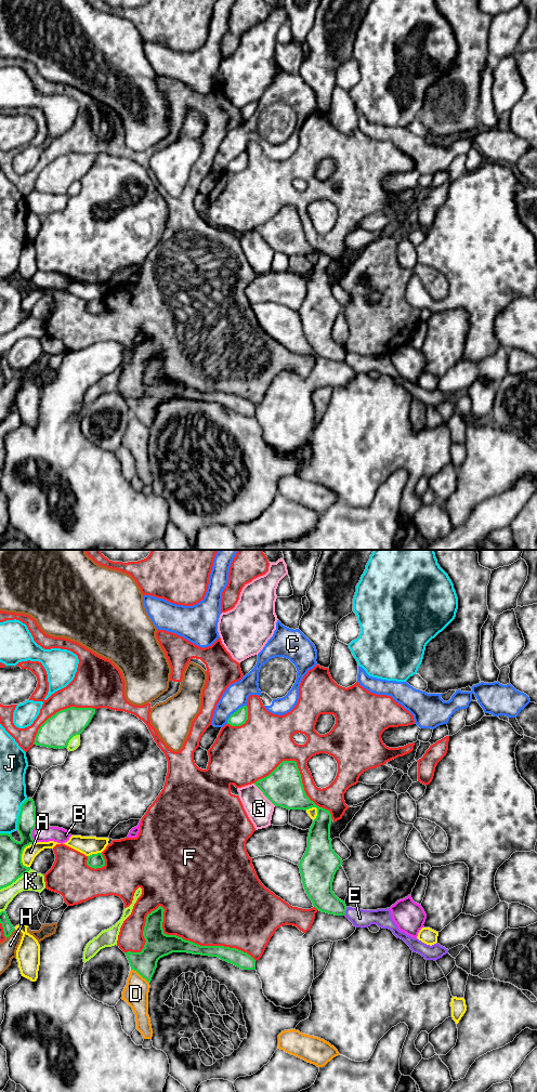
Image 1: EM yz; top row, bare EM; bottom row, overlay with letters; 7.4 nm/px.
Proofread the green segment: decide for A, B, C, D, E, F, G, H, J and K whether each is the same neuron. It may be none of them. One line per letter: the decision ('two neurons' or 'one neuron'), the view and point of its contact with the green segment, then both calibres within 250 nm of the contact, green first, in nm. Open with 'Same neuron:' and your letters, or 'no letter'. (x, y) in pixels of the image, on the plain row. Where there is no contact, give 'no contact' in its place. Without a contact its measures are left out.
Same neuron: C
A: two neurons; meets green in yz at (22, 298); 180 nm thick on the green side, 100 nm on the other
B: two neurons; meets green in yz at (31, 278); 170 nm thick on the green side, 130 nm on the other
C: one neuron; meets green in yz at (234, 158); 110 nm thick on the green side, 180 nm on the other
D: two neurons; meets green in yz at (140, 420); 180 nm thick on the green side, 190 nm on the other
E: two neurons; meets green in yz at (344, 357); 190 nm thick on the green side, 140 nm on the other
F: two neurons; meets green in yz at (164, 379); 190 nm thick on the green side, 380 nm on the other
G: two neurons; meets green in yz at (264, 240); 280 nm thick on the green side, 200 nm on the other
H: two neurons; meets green in yz at (10, 380); 80 nm thick on the green side, 130 nm on the other
J: two neurons; meets green in yz at (20, 260); 140 nm thick on the green side, 190 nm on the other
K: two neurons; meets green in yz at (15, 326); 180 nm thick on the green side, 140 nm on the other

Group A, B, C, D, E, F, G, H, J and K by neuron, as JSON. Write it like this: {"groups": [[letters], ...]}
{"groups": [["A"], ["B"], ["C"], ["D"], ["E"], ["F"], ["G"], ["H"], ["J"], ["K"]]}

